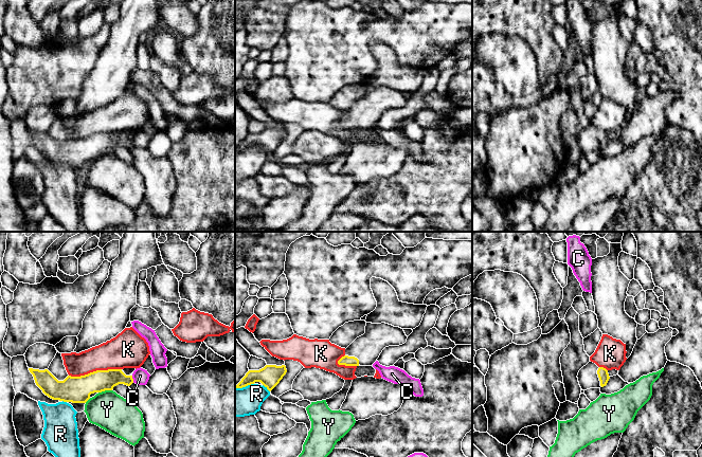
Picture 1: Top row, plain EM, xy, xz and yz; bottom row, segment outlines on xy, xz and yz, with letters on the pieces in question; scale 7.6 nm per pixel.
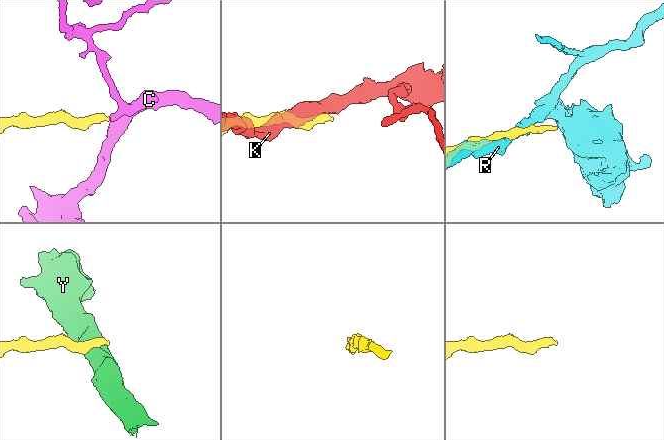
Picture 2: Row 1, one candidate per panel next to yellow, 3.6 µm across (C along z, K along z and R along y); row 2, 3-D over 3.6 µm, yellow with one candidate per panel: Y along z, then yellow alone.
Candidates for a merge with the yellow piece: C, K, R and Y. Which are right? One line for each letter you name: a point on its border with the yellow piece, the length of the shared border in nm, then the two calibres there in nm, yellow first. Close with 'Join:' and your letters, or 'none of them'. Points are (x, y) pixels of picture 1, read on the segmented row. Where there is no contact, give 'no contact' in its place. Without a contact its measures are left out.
Join: none of them

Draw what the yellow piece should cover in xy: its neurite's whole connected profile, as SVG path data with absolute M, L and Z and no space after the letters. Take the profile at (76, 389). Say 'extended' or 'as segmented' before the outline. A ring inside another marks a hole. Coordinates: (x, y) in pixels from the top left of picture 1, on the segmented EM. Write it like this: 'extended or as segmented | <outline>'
extended | M29 368L29 370L33 374L36 385L49 398L64 402L86 403L96 394L105 390L112 390L113 387L119 384L130 386L133 383L131 373L136 370L136 368L124 368L123 370L96 370L80 377L68 376L64 381L58 381L48 369L39 370Z

